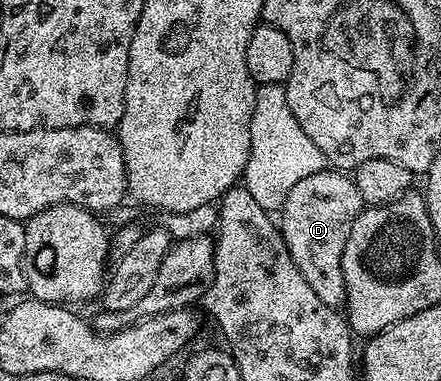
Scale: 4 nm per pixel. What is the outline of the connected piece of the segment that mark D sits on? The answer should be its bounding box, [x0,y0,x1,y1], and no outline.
[280,170,364,309]

